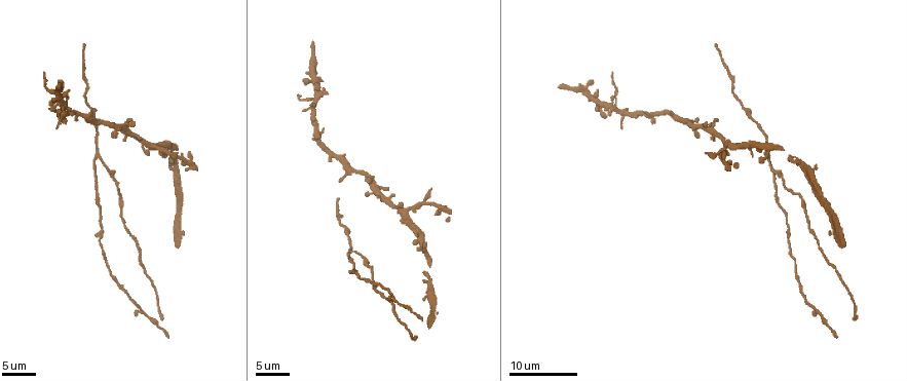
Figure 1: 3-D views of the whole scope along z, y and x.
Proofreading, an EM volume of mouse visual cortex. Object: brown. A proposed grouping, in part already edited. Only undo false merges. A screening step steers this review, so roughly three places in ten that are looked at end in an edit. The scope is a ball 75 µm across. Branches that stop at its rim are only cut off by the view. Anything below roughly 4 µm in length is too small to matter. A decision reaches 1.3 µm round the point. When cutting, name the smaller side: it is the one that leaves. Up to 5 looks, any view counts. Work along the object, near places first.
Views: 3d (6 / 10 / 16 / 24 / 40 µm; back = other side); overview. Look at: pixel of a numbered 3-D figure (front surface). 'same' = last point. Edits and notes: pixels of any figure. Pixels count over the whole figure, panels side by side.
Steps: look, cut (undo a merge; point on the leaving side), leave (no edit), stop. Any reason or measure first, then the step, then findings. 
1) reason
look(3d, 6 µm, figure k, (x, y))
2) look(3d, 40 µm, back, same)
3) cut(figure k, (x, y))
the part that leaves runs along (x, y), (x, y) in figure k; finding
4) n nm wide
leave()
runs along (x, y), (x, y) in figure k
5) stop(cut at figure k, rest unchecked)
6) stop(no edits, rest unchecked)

side arm on a straight run
look(3d, 16 µm, figure 1, (98, 156))

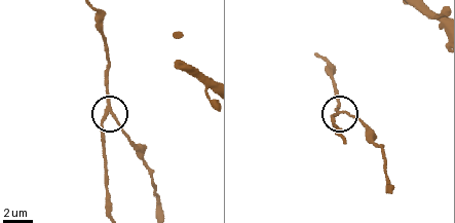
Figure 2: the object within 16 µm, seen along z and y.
look(3d, 10 µm, figure 2, (336, 114))

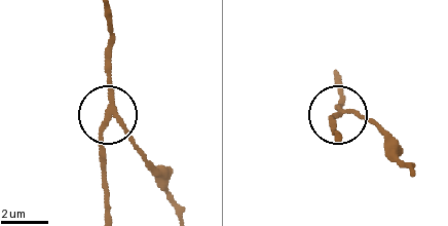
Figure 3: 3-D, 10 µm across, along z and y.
3 arms
cut(figure 3, (132, 137))
the part that leaves runs along (112, 111), (175, 209) in figure 3; two neurons meet here

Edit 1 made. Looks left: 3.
look(overview)

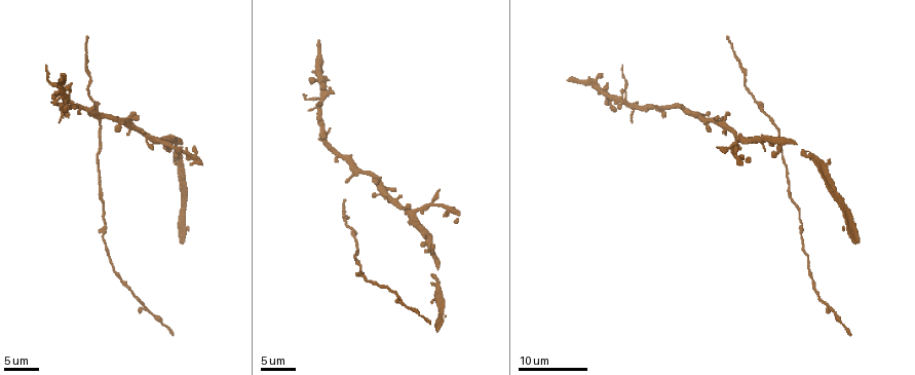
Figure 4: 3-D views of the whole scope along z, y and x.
thick turns thin
look(3d, 24 µm, figure 4, (803, 222))

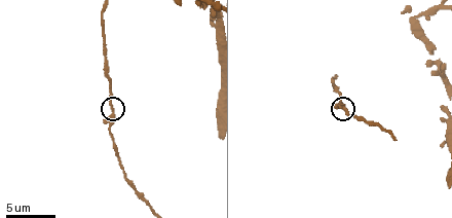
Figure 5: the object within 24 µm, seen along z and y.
look(3d, 6 µm, figure 5, (112, 108))

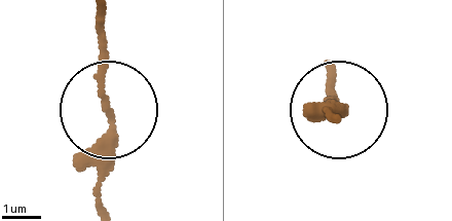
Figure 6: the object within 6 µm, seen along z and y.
leave()
runs along (96, 14), (106, 162), (96, 198) in figure 6; continuous, no second neuron

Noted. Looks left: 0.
stop(cut at figure 3, rest unchecked)

